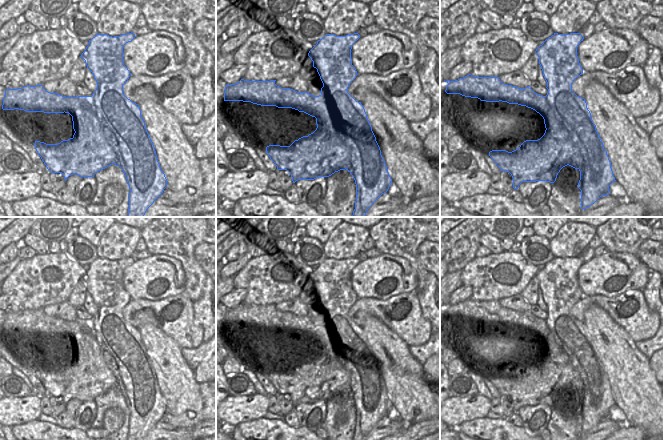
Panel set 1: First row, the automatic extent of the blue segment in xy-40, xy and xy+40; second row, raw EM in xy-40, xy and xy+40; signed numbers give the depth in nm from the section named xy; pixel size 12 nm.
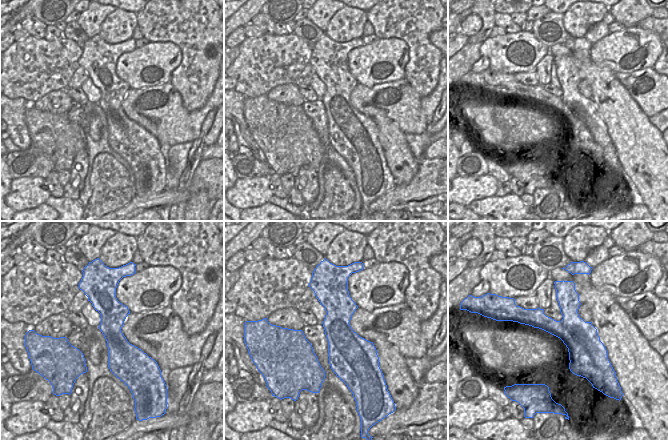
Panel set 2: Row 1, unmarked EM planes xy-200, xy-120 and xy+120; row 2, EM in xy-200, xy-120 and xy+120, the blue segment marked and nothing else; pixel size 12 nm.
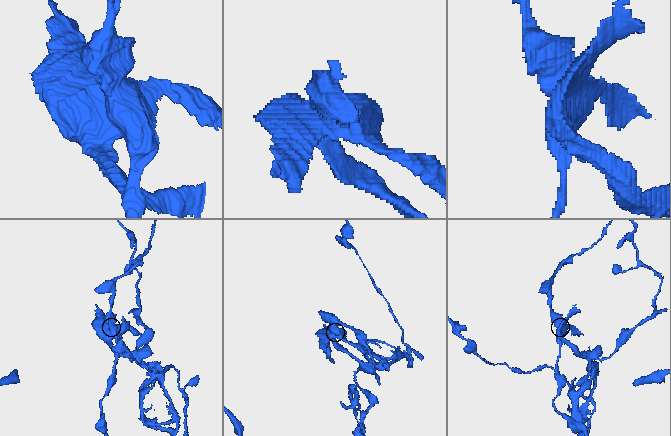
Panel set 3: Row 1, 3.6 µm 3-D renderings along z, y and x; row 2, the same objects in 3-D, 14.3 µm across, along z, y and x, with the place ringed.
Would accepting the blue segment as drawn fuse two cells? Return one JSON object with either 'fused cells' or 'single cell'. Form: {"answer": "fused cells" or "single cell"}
{"answer": "fused cells"}

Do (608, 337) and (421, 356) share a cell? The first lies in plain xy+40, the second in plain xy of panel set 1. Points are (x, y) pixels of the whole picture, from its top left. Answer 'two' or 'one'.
two

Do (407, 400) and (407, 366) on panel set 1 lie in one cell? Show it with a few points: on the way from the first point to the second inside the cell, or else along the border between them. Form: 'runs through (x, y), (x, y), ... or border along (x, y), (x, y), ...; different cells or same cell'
runs through (407, 392), (407, 374); same cell

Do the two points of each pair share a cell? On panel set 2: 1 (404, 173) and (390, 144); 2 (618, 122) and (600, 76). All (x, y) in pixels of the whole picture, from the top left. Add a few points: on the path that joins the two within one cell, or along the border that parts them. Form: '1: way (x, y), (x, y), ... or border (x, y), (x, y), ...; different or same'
1: way (408, 166), (409, 163), (397, 151); same
2: way (618, 111), (614, 100), (605, 87); same

